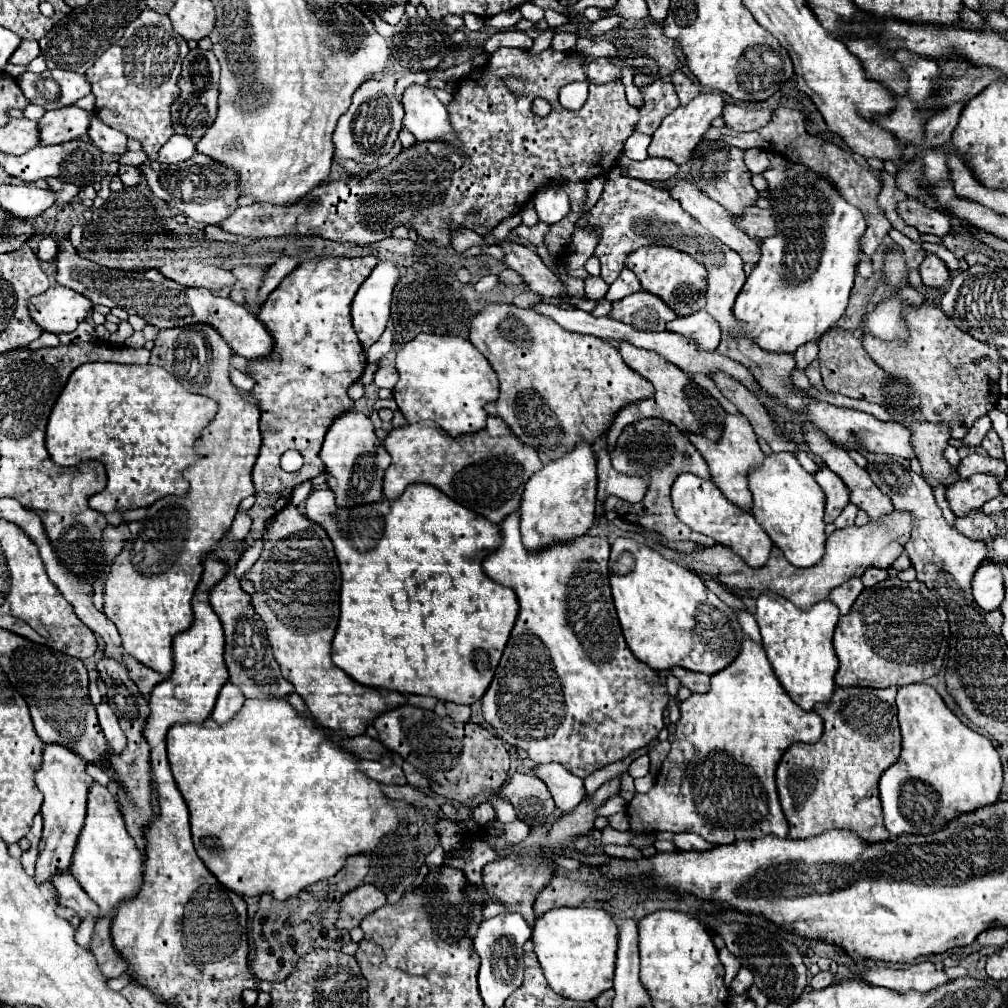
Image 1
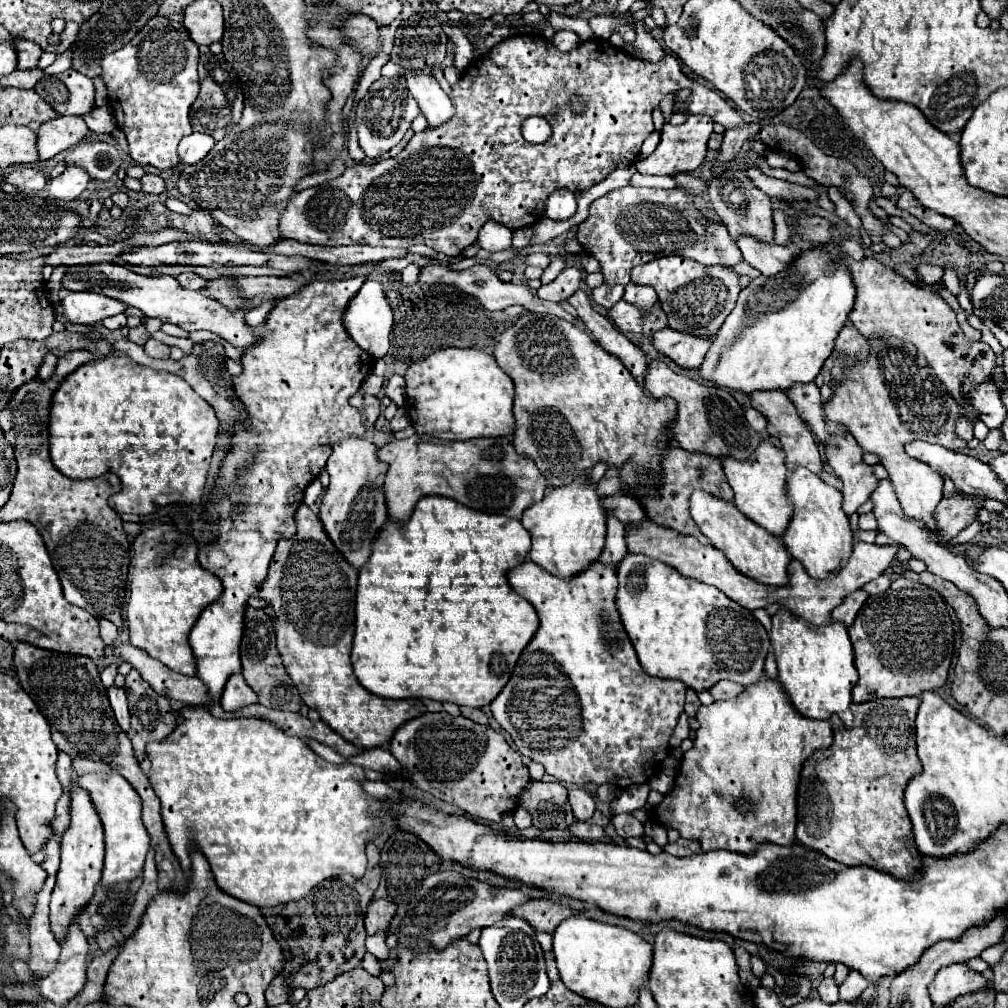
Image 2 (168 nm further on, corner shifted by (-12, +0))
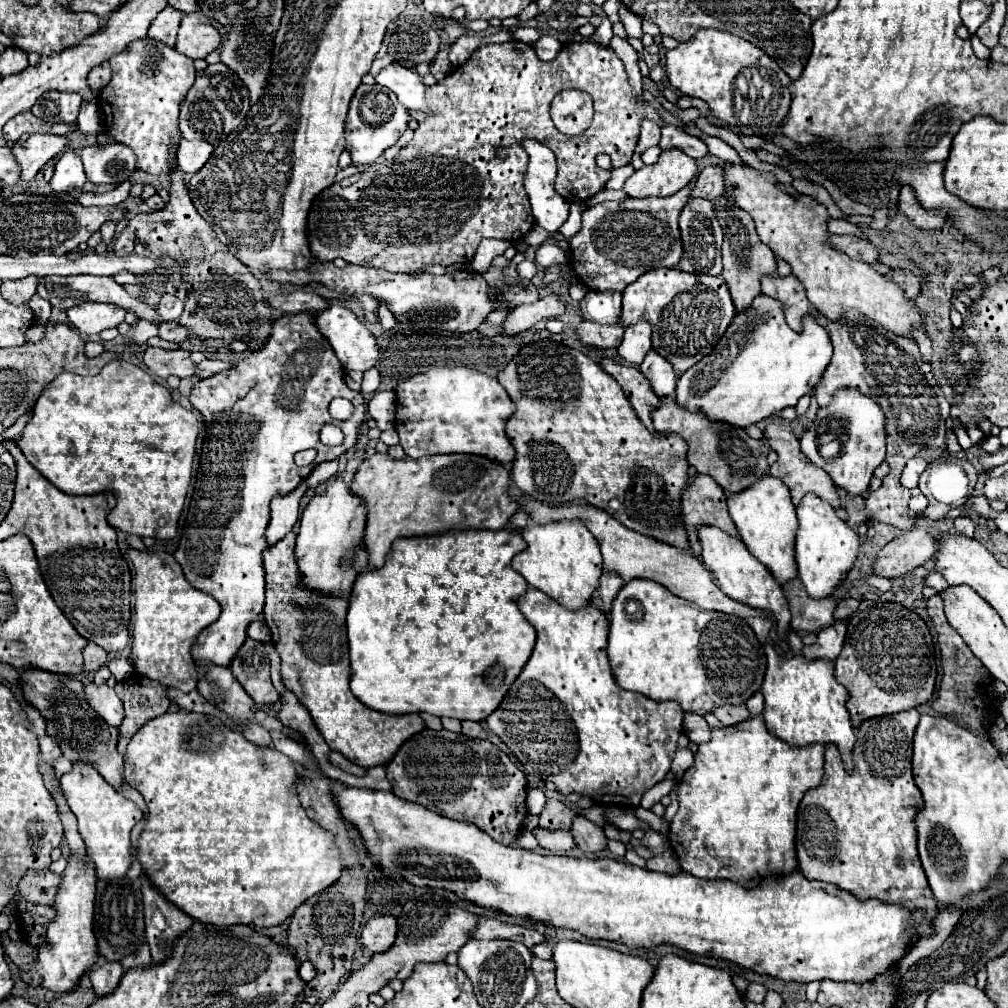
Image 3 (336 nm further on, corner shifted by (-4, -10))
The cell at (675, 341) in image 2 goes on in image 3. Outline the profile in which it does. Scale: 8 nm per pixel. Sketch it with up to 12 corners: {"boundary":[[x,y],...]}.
{"boundary":[[654,348],[640,370],[660,398],[674,396],[678,374]]}

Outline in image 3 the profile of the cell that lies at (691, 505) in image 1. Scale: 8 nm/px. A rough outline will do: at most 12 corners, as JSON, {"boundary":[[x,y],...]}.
{"boundary":[[698,526],[722,592],[790,628],[782,586],[740,538]]}

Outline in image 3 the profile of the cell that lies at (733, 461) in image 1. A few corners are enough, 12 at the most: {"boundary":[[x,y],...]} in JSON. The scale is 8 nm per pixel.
{"boundary":[[764,474],[728,494],[748,550],[784,584],[798,528],[786,484]]}

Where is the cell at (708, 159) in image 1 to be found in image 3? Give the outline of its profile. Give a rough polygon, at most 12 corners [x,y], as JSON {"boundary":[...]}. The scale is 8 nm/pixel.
{"boundary":[[726,198],[714,200],[724,230],[722,278],[736,310],[774,274],[774,252],[752,216]]}

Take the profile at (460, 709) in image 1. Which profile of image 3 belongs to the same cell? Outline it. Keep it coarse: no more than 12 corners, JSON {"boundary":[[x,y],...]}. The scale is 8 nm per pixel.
{"boundary":[[462,722],[462,732],[470,738],[486,738],[480,722]]}

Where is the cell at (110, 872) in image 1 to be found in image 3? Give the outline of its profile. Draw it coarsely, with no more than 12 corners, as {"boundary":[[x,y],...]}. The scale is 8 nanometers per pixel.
{"boundary":[[92,766],[60,776],[100,880],[132,866],[142,810]]}

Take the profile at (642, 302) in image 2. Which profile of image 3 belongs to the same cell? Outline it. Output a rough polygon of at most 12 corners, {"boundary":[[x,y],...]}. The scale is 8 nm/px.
{"boundary":[[648,320],[626,326],[618,354],[640,364],[652,348]]}

